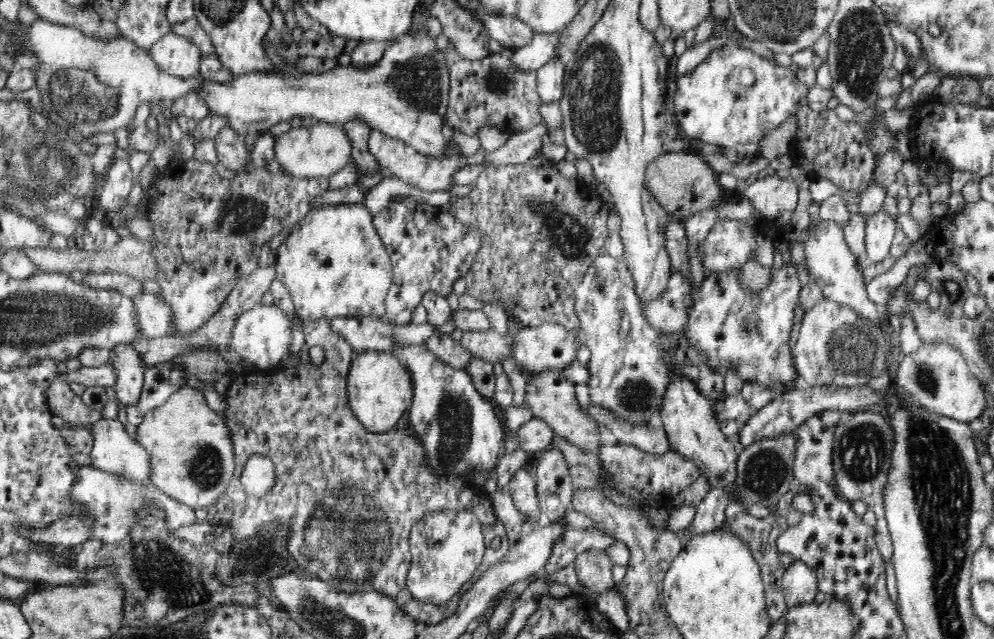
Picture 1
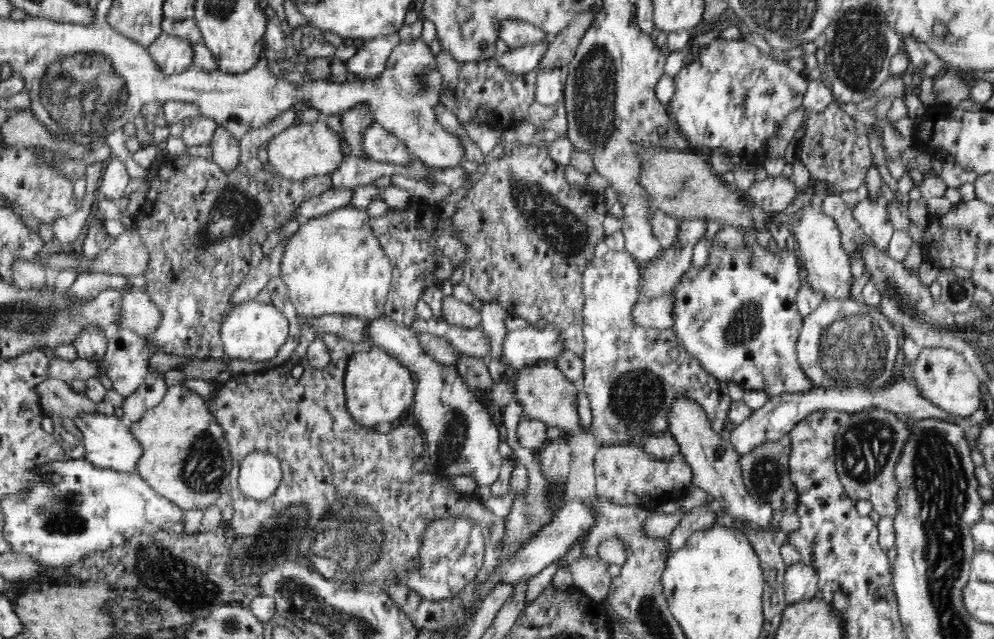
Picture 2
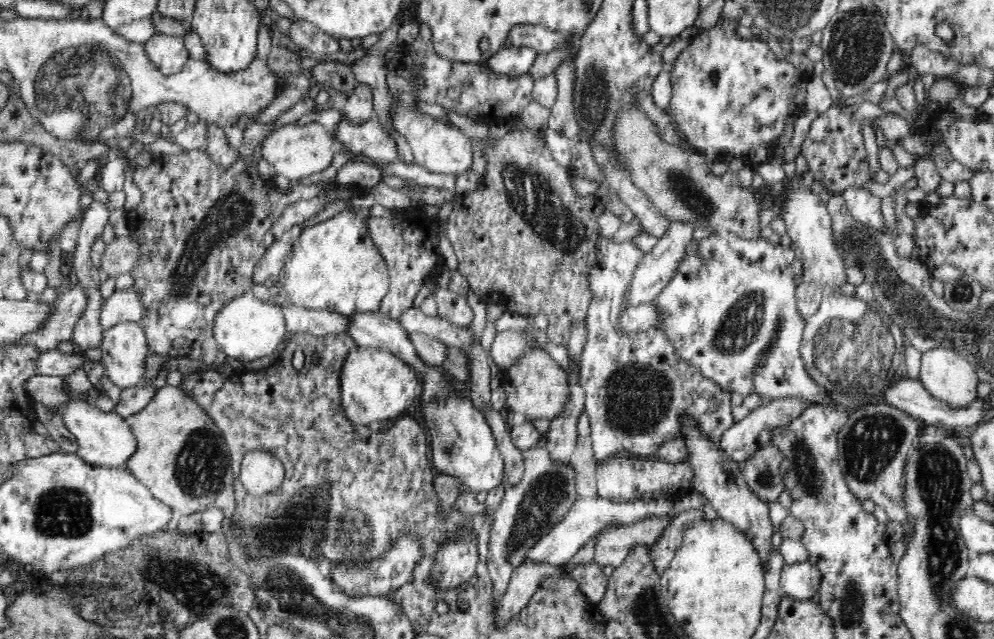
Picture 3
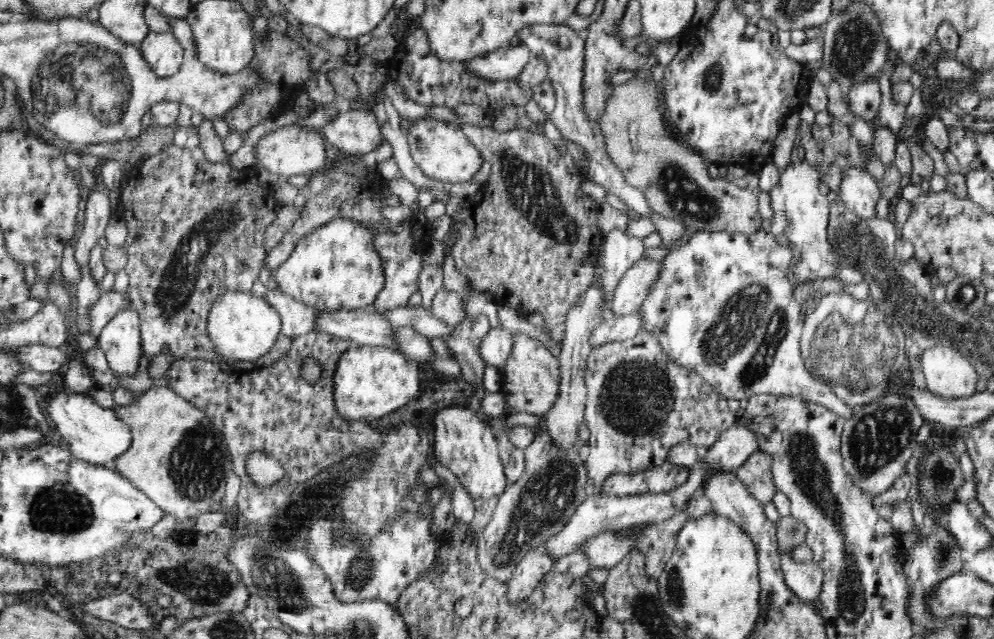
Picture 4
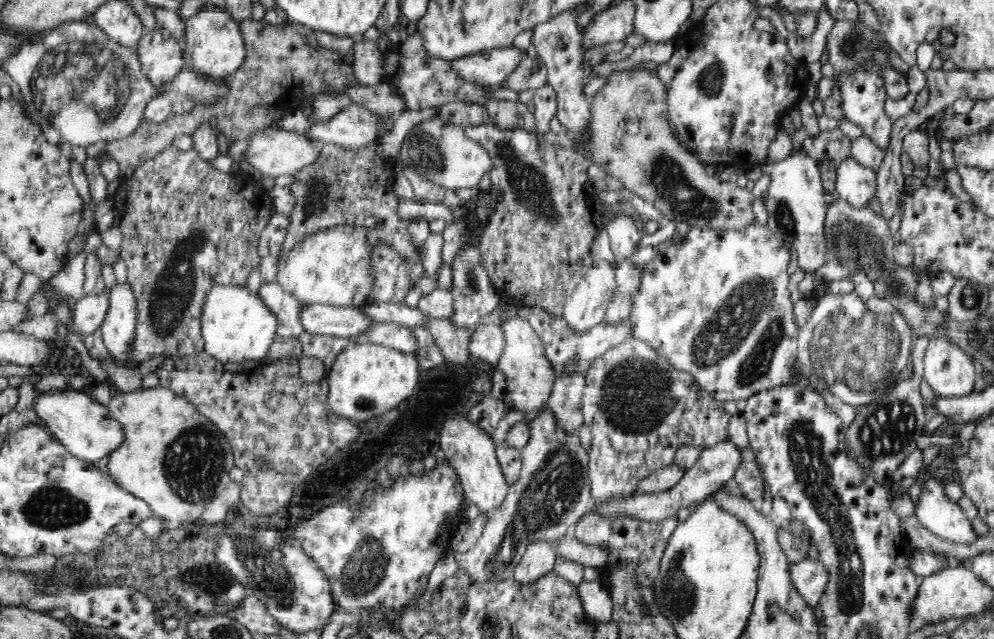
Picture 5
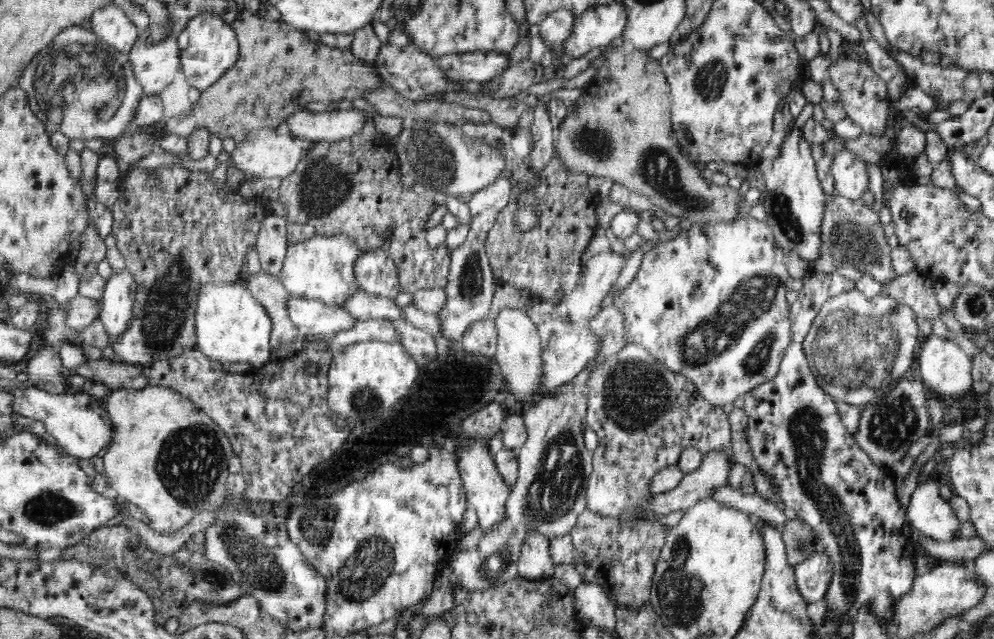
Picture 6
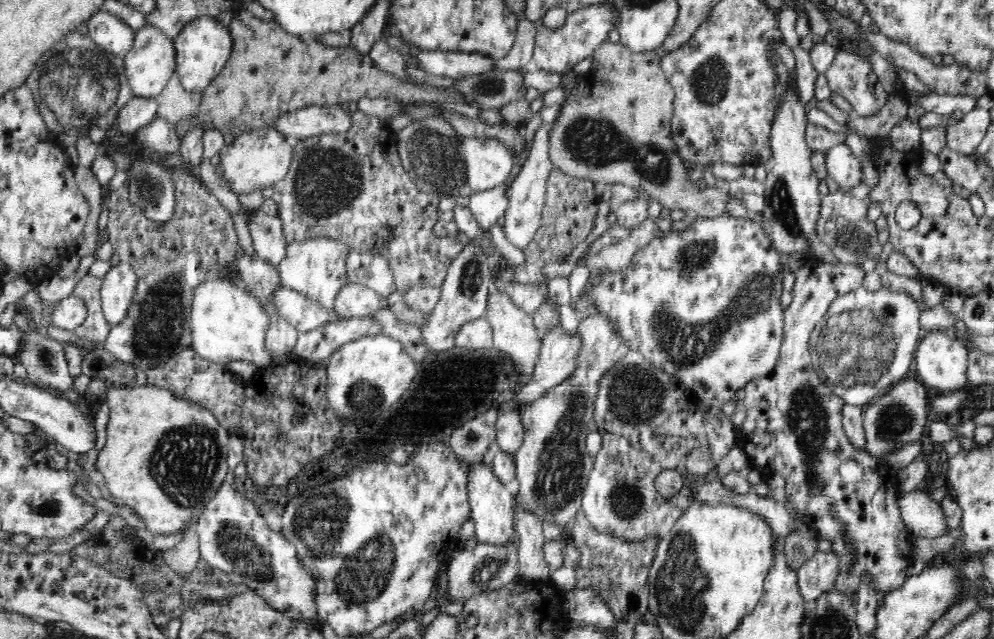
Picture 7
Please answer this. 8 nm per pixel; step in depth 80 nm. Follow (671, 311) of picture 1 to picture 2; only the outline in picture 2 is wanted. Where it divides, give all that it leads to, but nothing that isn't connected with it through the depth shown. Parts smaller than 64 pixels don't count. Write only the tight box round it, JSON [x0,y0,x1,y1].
[630,293,672,329]

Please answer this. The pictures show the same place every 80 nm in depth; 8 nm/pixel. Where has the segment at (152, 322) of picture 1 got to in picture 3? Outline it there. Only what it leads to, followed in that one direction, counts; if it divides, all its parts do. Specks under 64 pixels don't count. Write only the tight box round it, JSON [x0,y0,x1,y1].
[100,290,144,330]

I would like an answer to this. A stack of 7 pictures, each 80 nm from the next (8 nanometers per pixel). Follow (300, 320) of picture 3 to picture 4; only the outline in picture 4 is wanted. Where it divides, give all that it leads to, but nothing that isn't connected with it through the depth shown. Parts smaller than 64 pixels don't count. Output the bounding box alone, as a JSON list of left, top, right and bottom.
[265,284,320,338]

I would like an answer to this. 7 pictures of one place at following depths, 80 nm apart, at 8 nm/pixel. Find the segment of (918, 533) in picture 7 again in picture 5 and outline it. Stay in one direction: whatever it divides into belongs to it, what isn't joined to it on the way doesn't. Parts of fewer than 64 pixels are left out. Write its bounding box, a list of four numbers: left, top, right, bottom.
[913,477,977,544]

